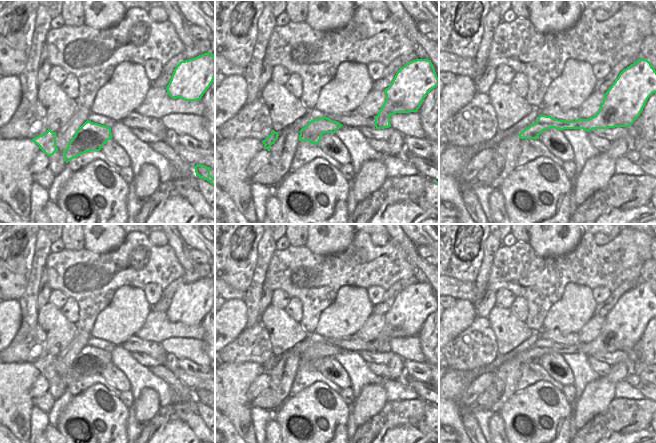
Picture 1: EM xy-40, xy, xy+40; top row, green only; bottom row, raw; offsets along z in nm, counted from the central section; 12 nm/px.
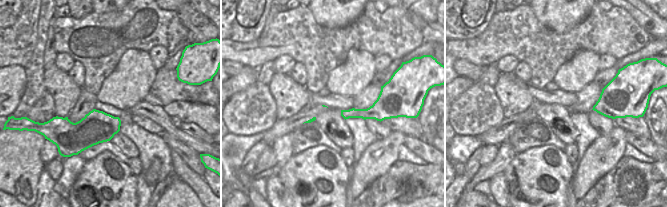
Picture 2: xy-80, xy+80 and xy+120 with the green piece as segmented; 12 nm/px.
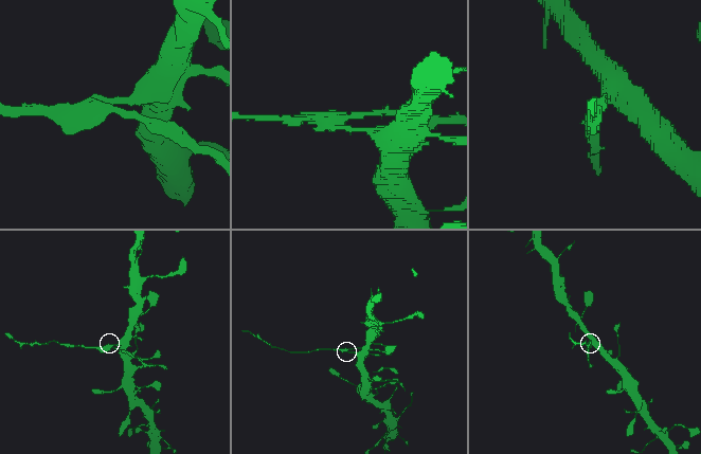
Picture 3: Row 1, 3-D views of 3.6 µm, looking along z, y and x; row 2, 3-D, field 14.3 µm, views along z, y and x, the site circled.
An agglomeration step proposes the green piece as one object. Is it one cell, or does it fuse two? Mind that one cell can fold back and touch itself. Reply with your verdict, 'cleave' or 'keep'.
cleave

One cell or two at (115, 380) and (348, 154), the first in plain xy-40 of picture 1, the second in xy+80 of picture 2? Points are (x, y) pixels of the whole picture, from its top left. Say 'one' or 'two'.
two

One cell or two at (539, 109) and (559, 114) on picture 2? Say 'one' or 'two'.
one

